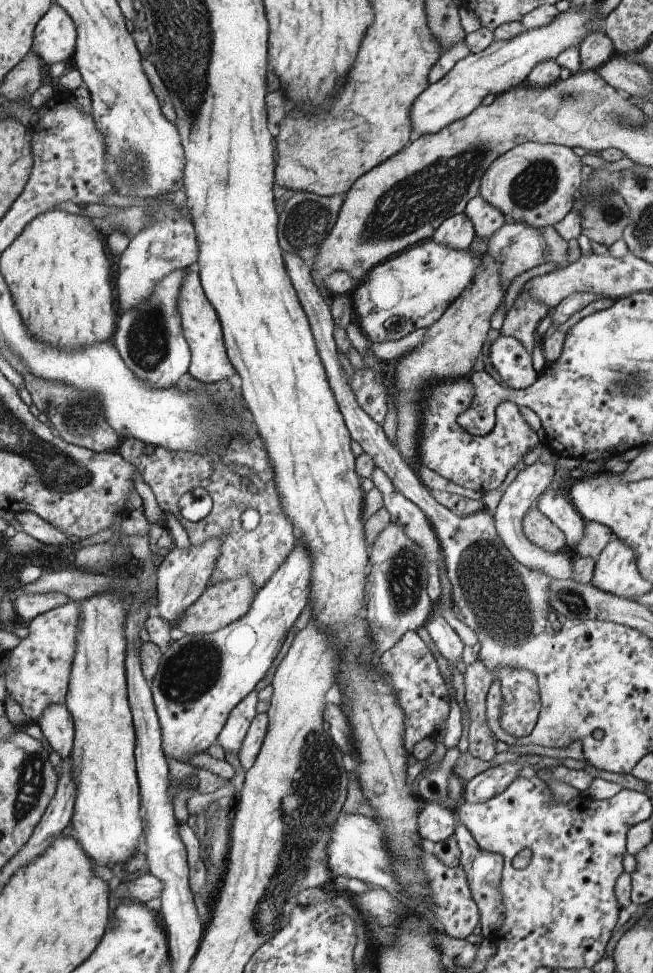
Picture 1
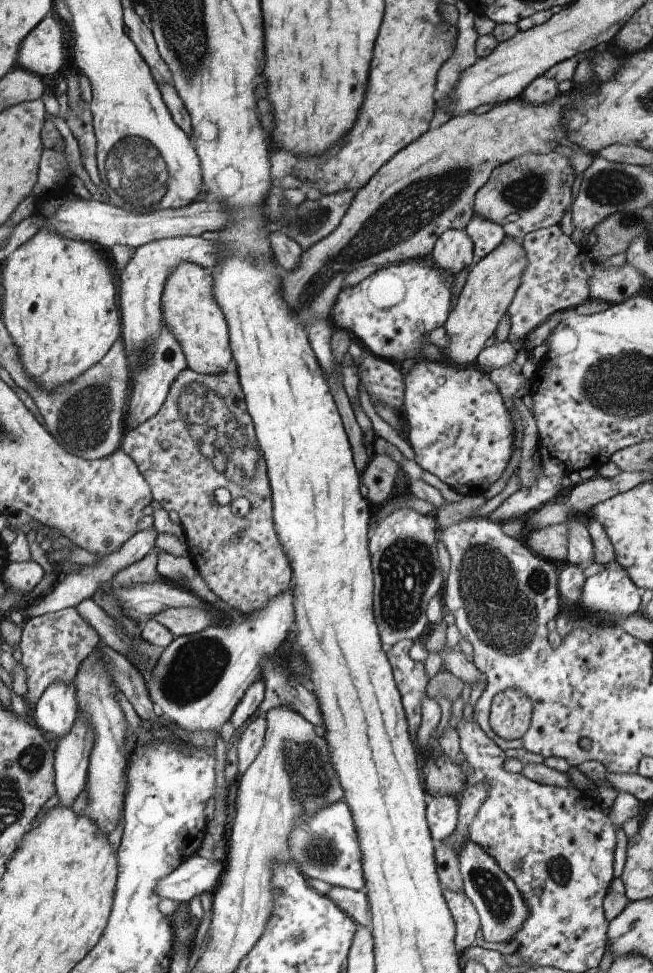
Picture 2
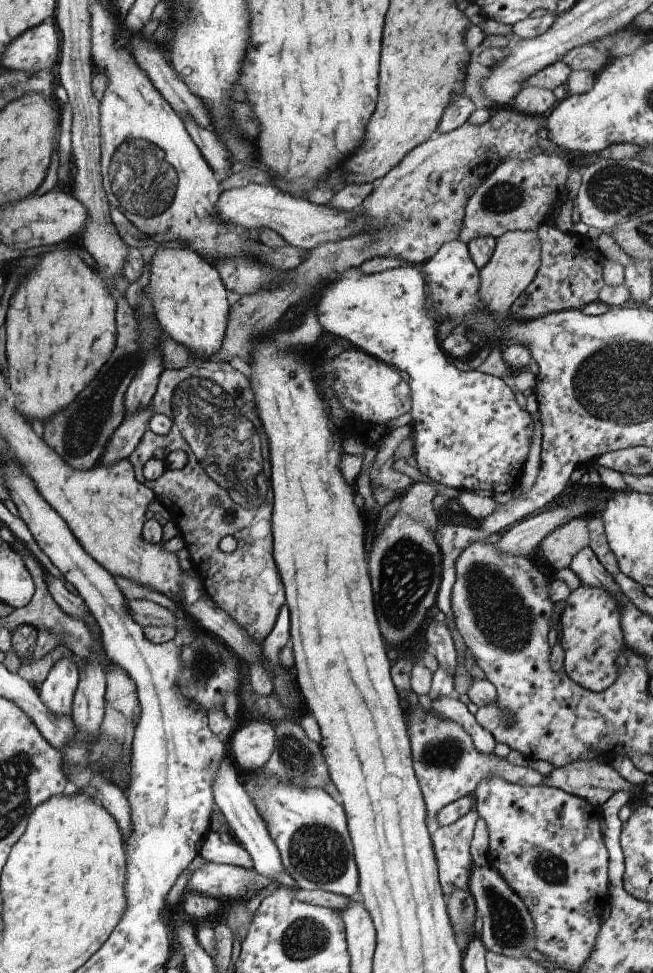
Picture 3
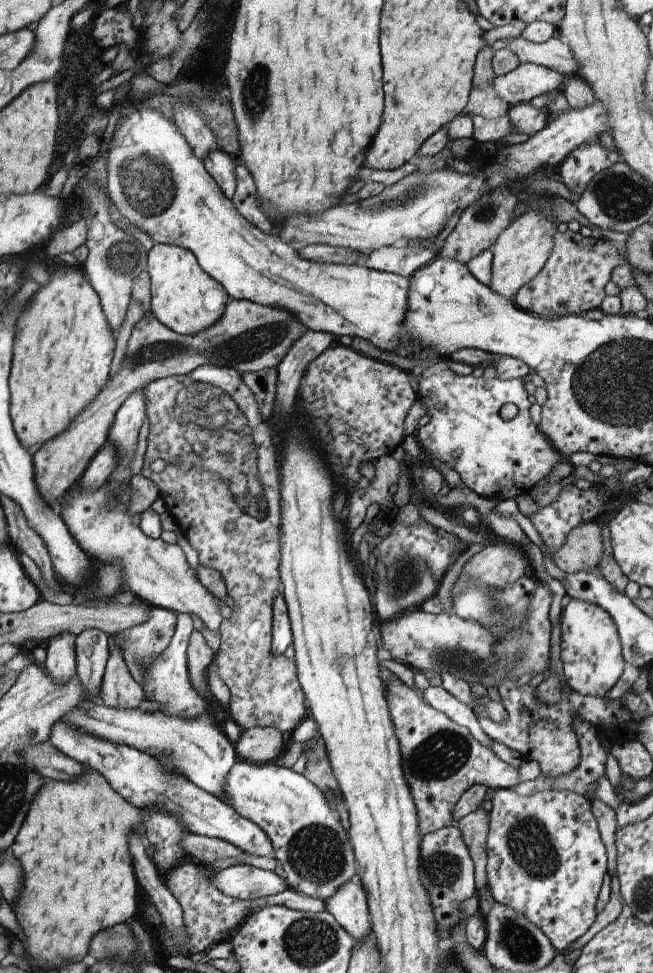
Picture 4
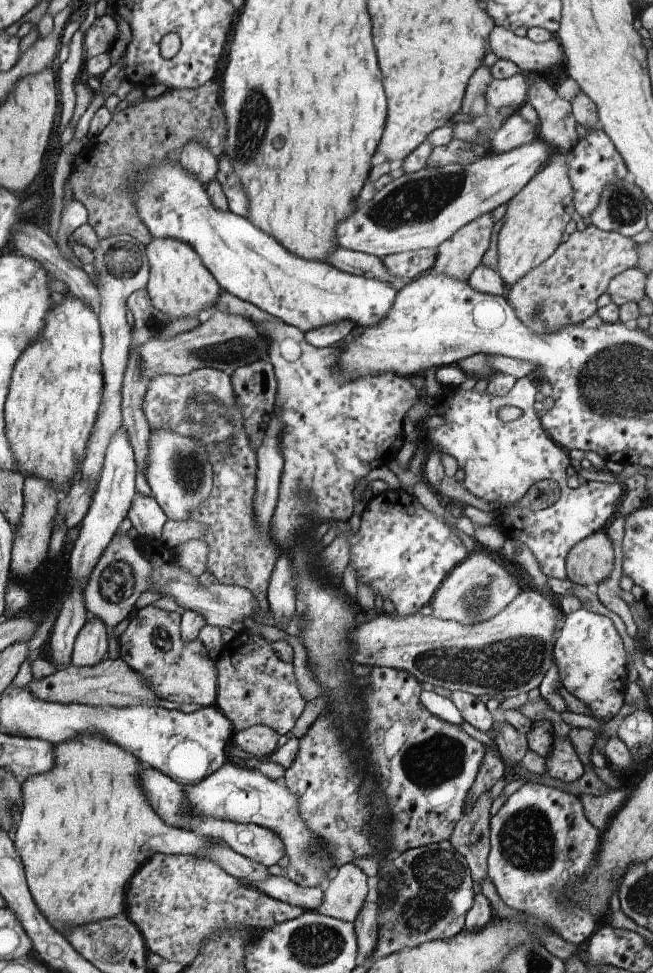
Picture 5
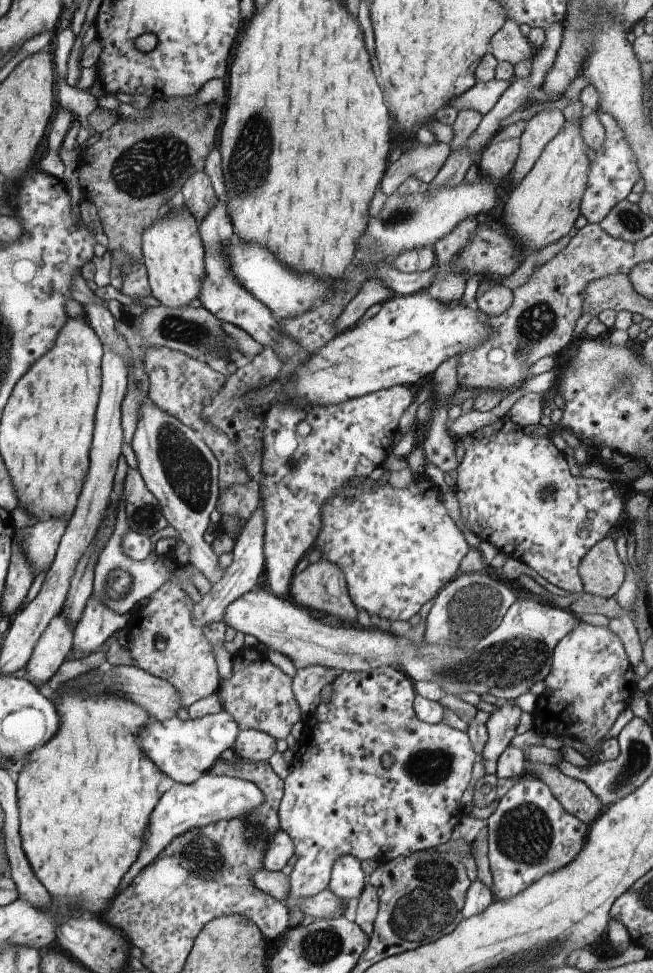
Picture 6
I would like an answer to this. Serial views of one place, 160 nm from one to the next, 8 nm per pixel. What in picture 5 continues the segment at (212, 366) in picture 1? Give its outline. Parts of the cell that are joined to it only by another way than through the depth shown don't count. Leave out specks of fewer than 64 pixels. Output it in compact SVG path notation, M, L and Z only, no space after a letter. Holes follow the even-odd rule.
M153 237L145 246L145 253L149 266L146 291L154 308L169 317L184 318L198 316L205 308L214 306L222 288L190 244L177 238Z

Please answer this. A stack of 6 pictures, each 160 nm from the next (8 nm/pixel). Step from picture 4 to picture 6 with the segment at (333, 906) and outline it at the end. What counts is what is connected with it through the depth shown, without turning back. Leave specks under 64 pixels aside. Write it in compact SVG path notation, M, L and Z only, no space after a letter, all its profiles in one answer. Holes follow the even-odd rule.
M345 854L339 856L333 864L329 889L346 904L352 898L358 898L365 889L365 875L360 863L354 856Z

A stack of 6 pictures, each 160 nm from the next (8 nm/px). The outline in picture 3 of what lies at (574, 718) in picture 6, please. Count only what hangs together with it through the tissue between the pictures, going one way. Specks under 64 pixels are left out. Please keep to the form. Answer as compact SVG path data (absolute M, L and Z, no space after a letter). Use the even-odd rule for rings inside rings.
M581 585L567 598L558 625L562 626L560 646L564 650L564 670L587 690L602 692L614 684L618 676L616 658L625 652L624 632L622 632L622 606L604 588Z

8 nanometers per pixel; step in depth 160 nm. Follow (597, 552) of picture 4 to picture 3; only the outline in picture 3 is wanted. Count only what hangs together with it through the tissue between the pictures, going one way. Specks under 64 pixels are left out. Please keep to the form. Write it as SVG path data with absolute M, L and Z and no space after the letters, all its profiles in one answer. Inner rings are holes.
M578 517L548 534L542 540L540 549L550 565L558 571L569 568L571 559L589 545L587 522L584 518Z

